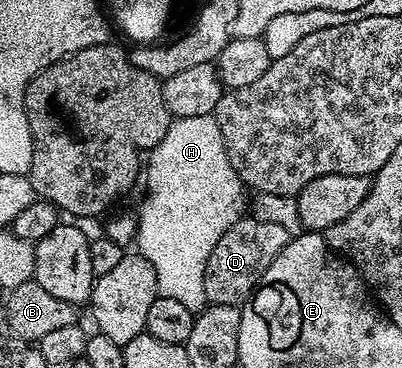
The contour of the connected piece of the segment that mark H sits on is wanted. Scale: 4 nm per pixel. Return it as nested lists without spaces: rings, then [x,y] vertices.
[[[215,115],[173,119],[166,138],[162,138],[162,142],[158,142],[158,146],[147,157],[146,171],[149,186],[142,197],[140,205],[144,205],[136,221],[135,247],[140,247],[137,248],[139,255],[144,256],[150,266],[154,266],[157,293],[174,298],[193,314],[199,314],[208,304],[206,262],[210,258],[210,250],[214,250],[214,246],[218,246],[218,238],[222,238],[222,234],[226,234],[226,230],[230,230],[230,226],[234,226],[234,222],[245,215],[246,185],[240,181],[239,174],[230,162],[230,154]]]

